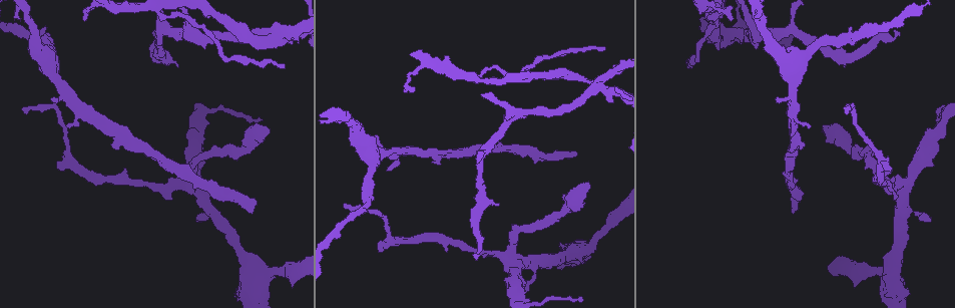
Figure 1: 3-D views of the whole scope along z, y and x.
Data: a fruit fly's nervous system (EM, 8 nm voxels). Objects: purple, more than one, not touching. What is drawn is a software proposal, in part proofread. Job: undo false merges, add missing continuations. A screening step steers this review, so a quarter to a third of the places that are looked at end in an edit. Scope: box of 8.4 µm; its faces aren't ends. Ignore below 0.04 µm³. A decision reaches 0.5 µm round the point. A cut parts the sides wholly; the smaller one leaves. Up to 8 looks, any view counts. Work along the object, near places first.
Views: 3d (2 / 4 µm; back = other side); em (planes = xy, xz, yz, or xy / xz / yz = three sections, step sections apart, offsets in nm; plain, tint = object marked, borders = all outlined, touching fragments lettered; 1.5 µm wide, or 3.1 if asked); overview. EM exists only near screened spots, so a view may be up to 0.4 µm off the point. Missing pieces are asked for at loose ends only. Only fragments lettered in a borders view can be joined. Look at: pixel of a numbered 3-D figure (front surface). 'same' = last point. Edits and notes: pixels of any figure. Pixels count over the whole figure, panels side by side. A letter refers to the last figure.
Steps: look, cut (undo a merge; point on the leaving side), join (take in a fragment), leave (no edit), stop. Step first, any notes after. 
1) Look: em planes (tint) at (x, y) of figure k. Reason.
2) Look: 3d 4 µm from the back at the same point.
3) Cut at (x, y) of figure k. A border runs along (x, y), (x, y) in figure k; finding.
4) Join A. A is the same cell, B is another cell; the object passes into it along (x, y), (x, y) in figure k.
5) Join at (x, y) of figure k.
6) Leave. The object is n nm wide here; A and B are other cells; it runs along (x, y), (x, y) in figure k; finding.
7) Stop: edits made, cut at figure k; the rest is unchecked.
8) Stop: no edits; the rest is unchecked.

Look: 3d 2 µm at (249, 213) of figure 1. End of a long branch.

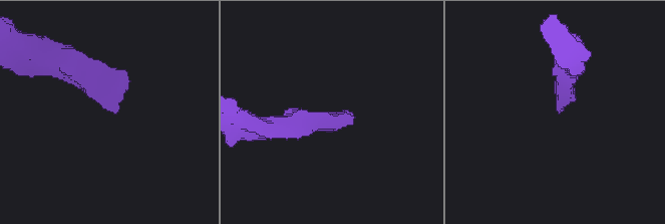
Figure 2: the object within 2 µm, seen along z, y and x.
Look: em planes (borders) at (113, 109) of figure 2. Need the tissue.

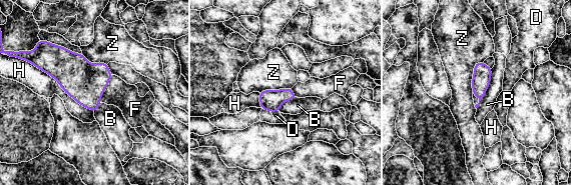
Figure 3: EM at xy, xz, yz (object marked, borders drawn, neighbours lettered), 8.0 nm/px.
Join F. The longest contact is with H, 600 nm; F is the same cell, B, D, H and Z are other cells; the object passes into it along (85, 82), (104, 89), (124, 96) in figure 3; it goes on there.

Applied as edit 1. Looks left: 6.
Look: overview. Redraw.

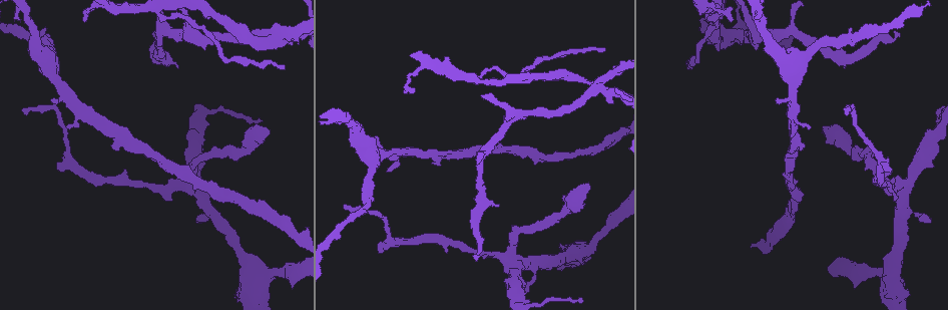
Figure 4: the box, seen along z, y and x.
Look: 3d 2 µm from the back at (84, 19) of figure 4. Thin end.

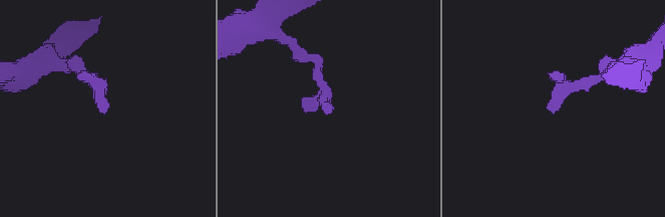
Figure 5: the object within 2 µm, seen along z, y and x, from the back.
Look: em yz step 4 (borders) at (327, 102) of figure 5. Shape alone is not enough.

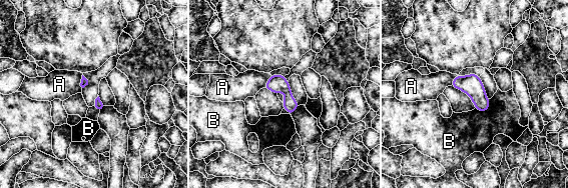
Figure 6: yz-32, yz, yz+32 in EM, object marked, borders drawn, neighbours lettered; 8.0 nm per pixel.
Leave. A and B are other cells; a border runs along (489, 99), (486, 110), (475, 108) in figure 6; none of them fits.

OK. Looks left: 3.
Look: em planes (tint) at (905, 189) of figure 4. Abrupt turn.

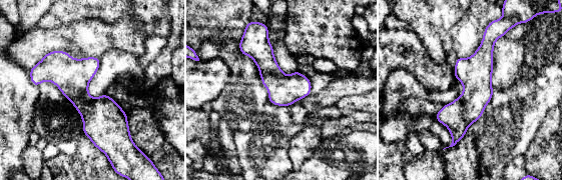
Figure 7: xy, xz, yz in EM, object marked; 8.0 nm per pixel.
Look: em planes (borders) at the same point. What lies round it.

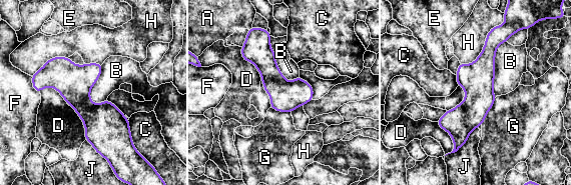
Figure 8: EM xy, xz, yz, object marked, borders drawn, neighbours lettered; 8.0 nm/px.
Leave. The longest contact is with B, 460 nm; A, B, C, D, E, F, G, H and J are other cells; it runs along (491, 35), (456, 147) in figure 8; all the same neuron.

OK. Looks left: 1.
Stop: edits made, join at figure 3; the rest is unchecked.

